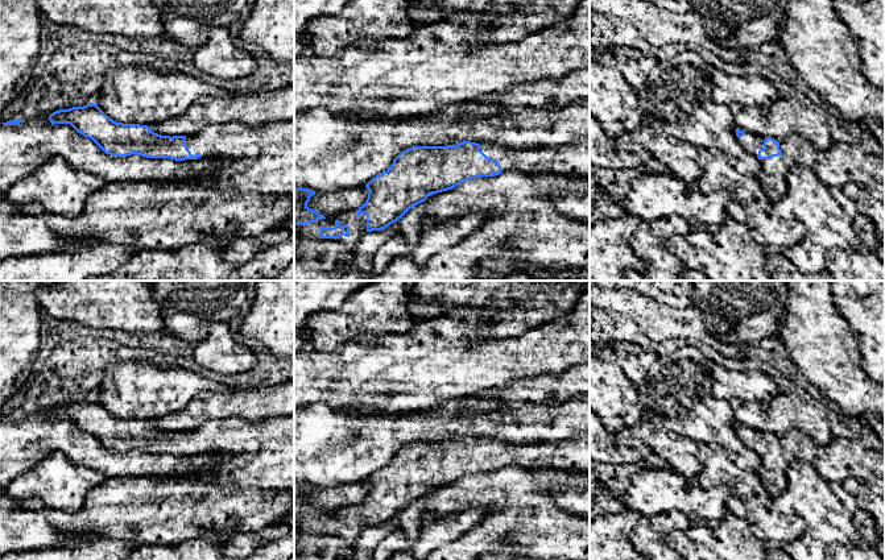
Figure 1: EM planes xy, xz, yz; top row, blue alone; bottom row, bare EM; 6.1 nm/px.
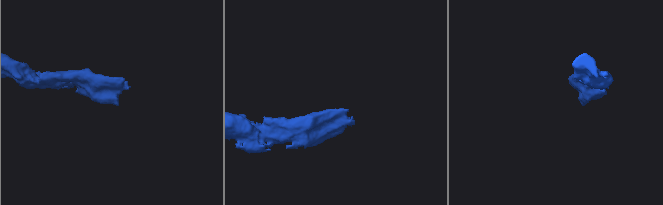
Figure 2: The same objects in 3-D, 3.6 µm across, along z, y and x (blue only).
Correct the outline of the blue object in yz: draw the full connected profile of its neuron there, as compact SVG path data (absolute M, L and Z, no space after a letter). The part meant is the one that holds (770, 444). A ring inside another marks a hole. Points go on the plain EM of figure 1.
M736 426L737 436L753 451L756 451L762 460L758 476L774 498L783 493L787 488L786 470L794 456L783 449L779 444L779 437L772 432L757 431L744 426Z

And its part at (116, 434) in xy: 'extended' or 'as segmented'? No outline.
extended

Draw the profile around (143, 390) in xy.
M146 361L107 364L96 394L113 416L152 422L183 411L199 393L228 393L232 389L195 372Z

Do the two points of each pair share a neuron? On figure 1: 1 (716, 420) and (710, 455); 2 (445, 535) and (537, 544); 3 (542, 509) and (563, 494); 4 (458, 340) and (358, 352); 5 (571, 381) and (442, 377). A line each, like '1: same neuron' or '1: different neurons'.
1: different neurons
2: different neurons
3: different neurons
4: same neuron
5: different neurons

